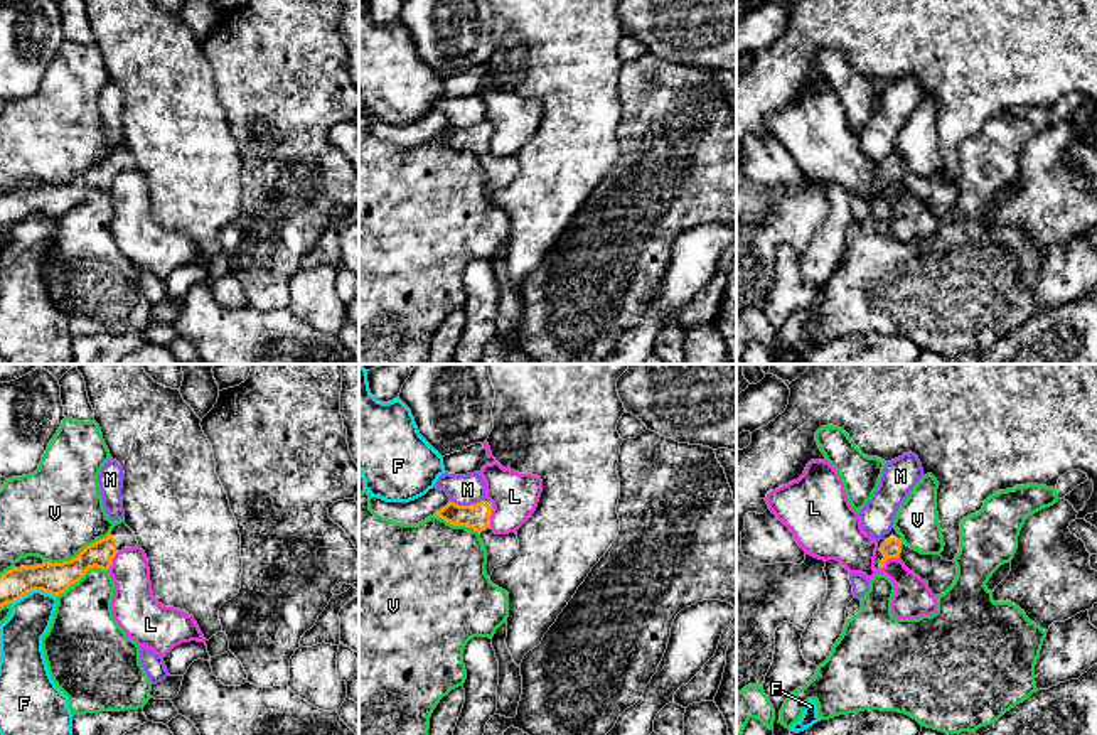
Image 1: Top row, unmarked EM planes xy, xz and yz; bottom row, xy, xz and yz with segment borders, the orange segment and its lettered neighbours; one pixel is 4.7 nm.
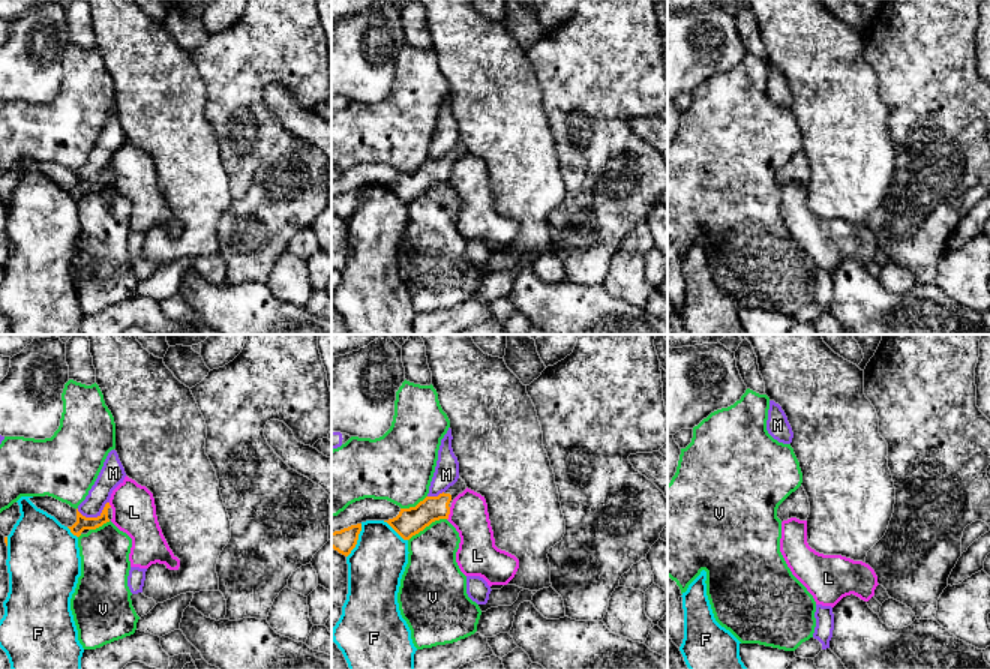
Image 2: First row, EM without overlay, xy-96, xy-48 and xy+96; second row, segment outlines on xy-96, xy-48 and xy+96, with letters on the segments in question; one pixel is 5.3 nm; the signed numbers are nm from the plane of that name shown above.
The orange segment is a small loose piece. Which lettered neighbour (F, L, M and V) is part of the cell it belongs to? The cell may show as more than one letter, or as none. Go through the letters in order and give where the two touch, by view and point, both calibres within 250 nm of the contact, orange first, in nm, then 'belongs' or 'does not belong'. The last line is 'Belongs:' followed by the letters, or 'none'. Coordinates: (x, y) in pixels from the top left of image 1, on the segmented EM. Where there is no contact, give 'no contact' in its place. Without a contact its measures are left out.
F: xy (34, 589) | 150/200 nm | does not belong
L: yz (888, 558) | 90/220 nm | does not belong
M: xz (467, 506) | 130/140 nm | does not belong
V: xy (78, 555) | 150/440 nm | does not belong
Belongs: none

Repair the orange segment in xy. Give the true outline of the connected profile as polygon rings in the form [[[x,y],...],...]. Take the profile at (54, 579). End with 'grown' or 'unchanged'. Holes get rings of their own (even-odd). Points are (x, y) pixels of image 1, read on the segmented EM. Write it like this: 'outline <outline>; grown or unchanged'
outline [[[121,523],[69,561],[12,568],[0,575],[0,607],[13,604],[32,590],[57,597],[78,583],[89,568],[110,570],[118,551],[135,546],[138,546],[135,533]]]; grown

